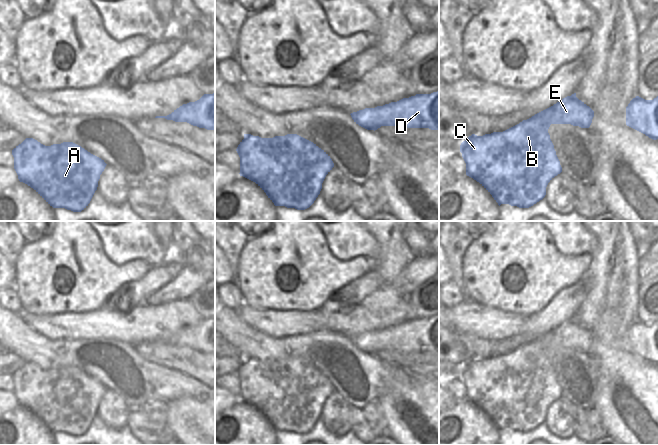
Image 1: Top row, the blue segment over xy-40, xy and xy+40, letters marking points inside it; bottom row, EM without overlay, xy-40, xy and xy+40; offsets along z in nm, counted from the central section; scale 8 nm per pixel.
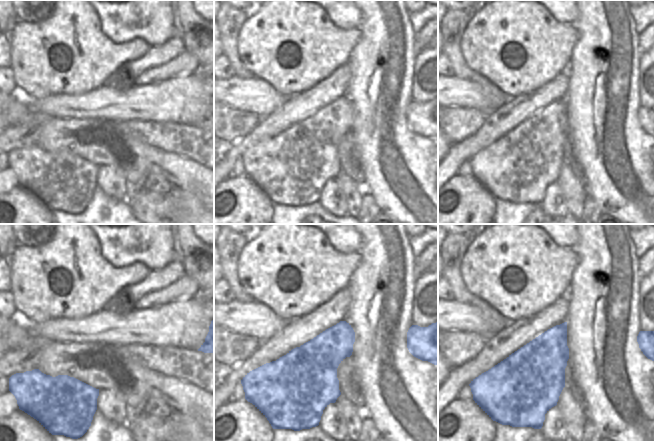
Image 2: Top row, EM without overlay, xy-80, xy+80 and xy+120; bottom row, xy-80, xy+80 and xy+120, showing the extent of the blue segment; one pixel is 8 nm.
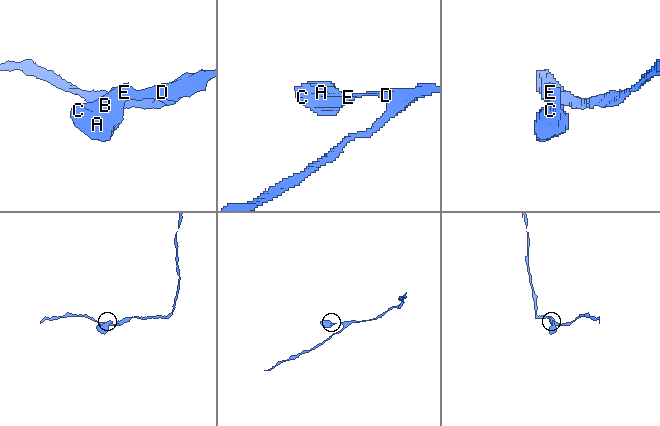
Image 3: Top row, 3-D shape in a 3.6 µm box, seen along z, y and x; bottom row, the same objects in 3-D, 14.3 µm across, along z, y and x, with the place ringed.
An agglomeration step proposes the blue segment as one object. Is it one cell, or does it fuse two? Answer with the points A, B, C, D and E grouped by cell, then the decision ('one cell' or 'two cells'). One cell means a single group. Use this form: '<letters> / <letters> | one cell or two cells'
A B C D E | one cell

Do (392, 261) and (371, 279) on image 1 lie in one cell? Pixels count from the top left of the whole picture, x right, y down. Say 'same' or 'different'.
different

